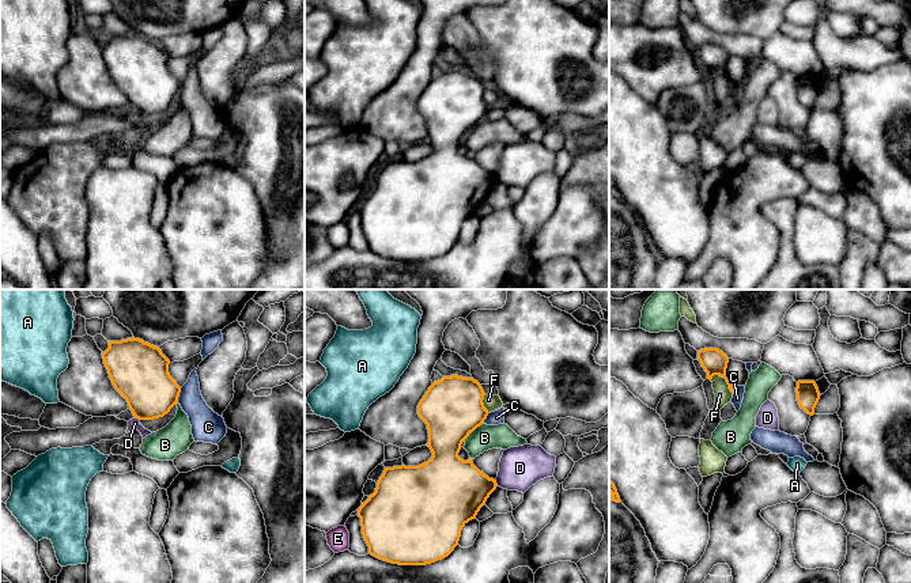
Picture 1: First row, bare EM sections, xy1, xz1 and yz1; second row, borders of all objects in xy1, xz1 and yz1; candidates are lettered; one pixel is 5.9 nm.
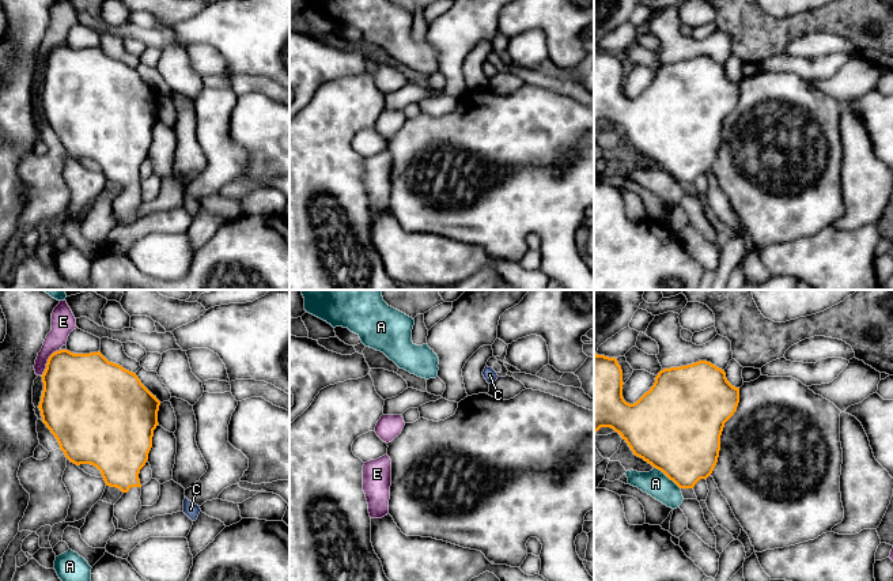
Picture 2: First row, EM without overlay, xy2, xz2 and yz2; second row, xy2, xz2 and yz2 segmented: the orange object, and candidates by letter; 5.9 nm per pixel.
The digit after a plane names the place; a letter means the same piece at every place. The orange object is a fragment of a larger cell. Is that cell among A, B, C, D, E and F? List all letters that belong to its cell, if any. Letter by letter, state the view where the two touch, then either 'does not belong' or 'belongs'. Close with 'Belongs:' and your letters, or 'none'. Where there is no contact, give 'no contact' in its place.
A: contact in yz2; does not belong
B: contact in xz1; does not belong
C: contact in xy1; does not belong
D: contact in xz1; does not belong
E: contact in xy2; does not belong
F: contact in yz1; does not belong
Belongs: none

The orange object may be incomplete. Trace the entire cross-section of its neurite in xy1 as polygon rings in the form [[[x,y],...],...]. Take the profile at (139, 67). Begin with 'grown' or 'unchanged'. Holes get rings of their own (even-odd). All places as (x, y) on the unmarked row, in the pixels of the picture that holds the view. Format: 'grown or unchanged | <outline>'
unchanged | [[[140,34],[109,37],[103,60],[114,84],[139,116],[163,113],[178,98],[181,83],[169,69],[170,56]]]

